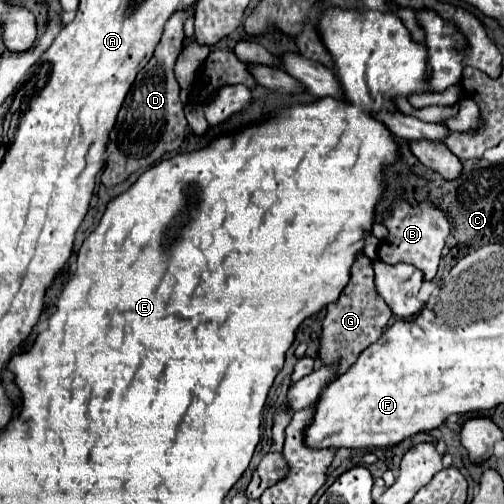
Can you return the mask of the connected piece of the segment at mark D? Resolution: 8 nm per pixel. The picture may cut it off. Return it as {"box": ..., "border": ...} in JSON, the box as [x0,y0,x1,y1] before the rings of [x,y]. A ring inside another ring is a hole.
{"box":[101,9,193,187],"border":[[[181,9],[173,13],[173,17],[167,21],[161,41],[155,47],[153,57],[149,63],[139,71],[135,77],[135,83],[131,85],[123,107],[117,115],[117,123],[109,135],[107,145],[107,163],[101,173],[101,183],[105,187],[113,187],[129,179],[139,169],[147,169],[155,165],[165,153],[179,149],[179,145],[185,139],[187,131],[187,119],[183,115],[183,103],[179,99],[181,87],[175,79],[175,61],[183,47],[183,21],[193,15],[193,9]]]}

